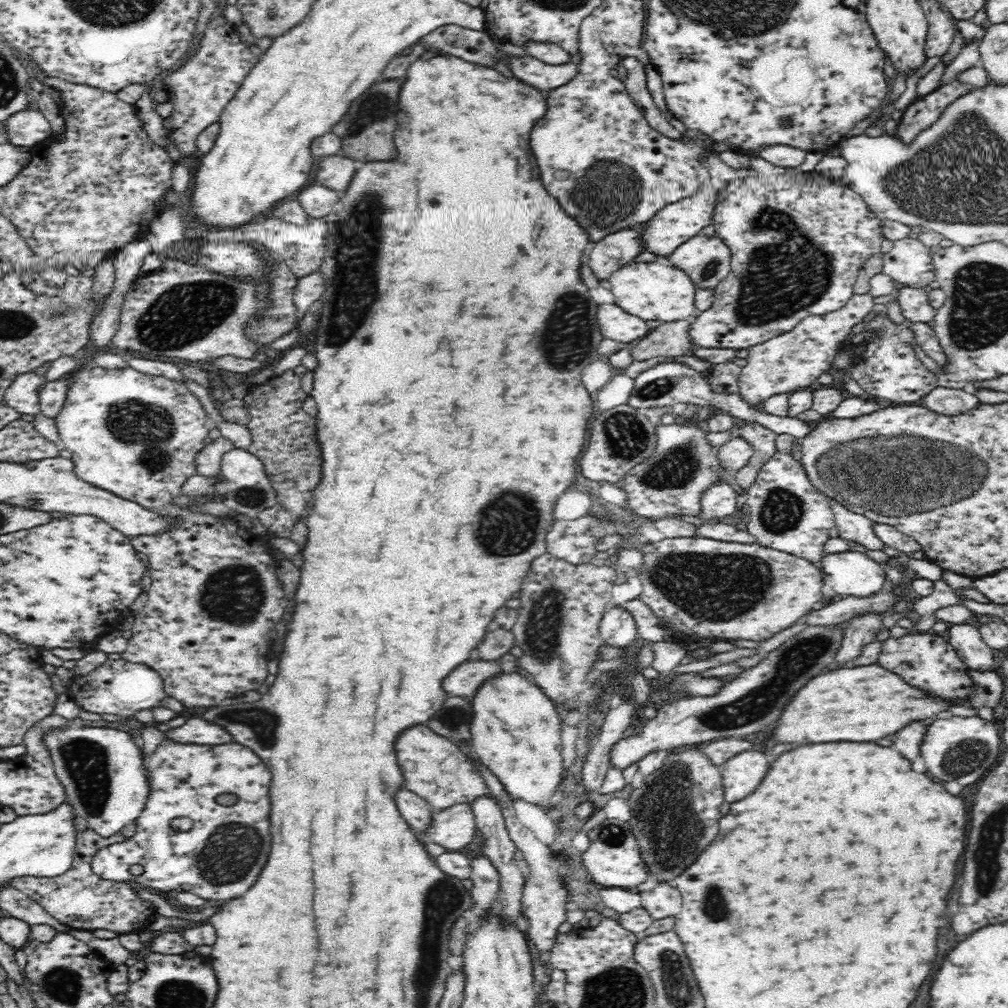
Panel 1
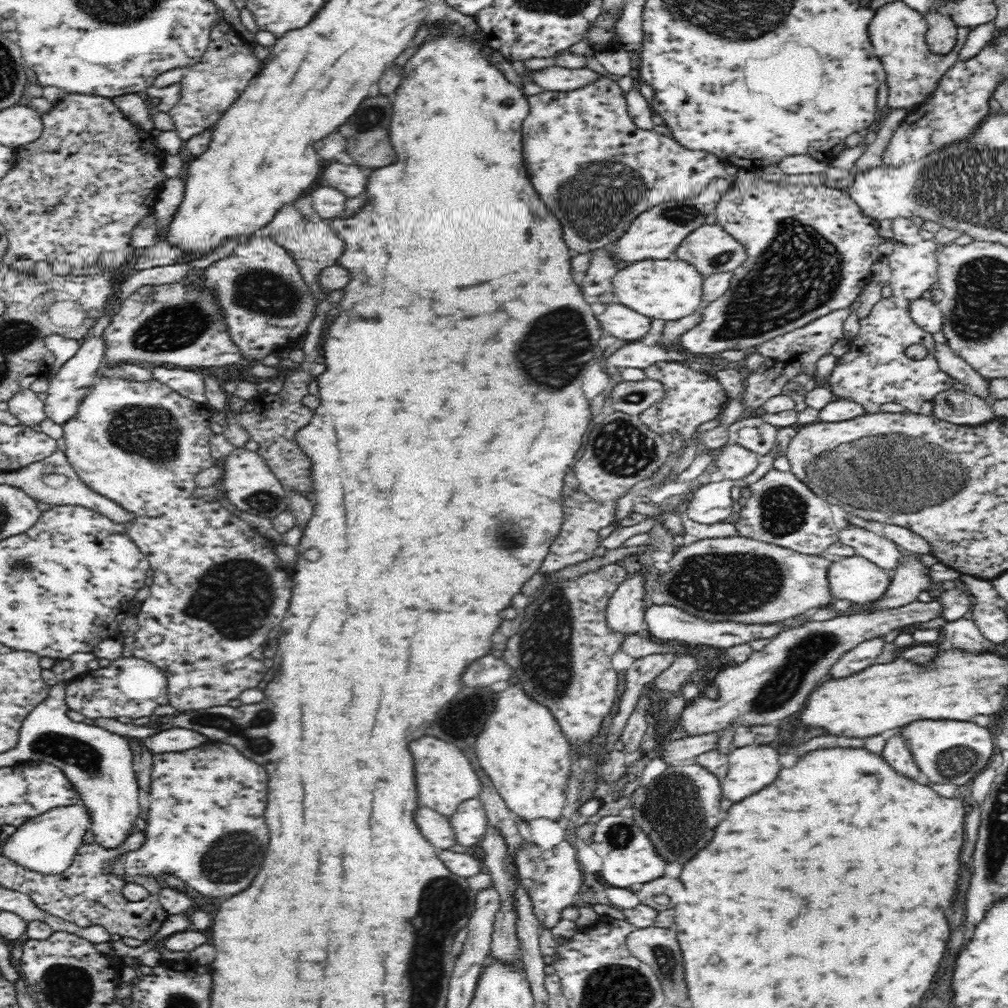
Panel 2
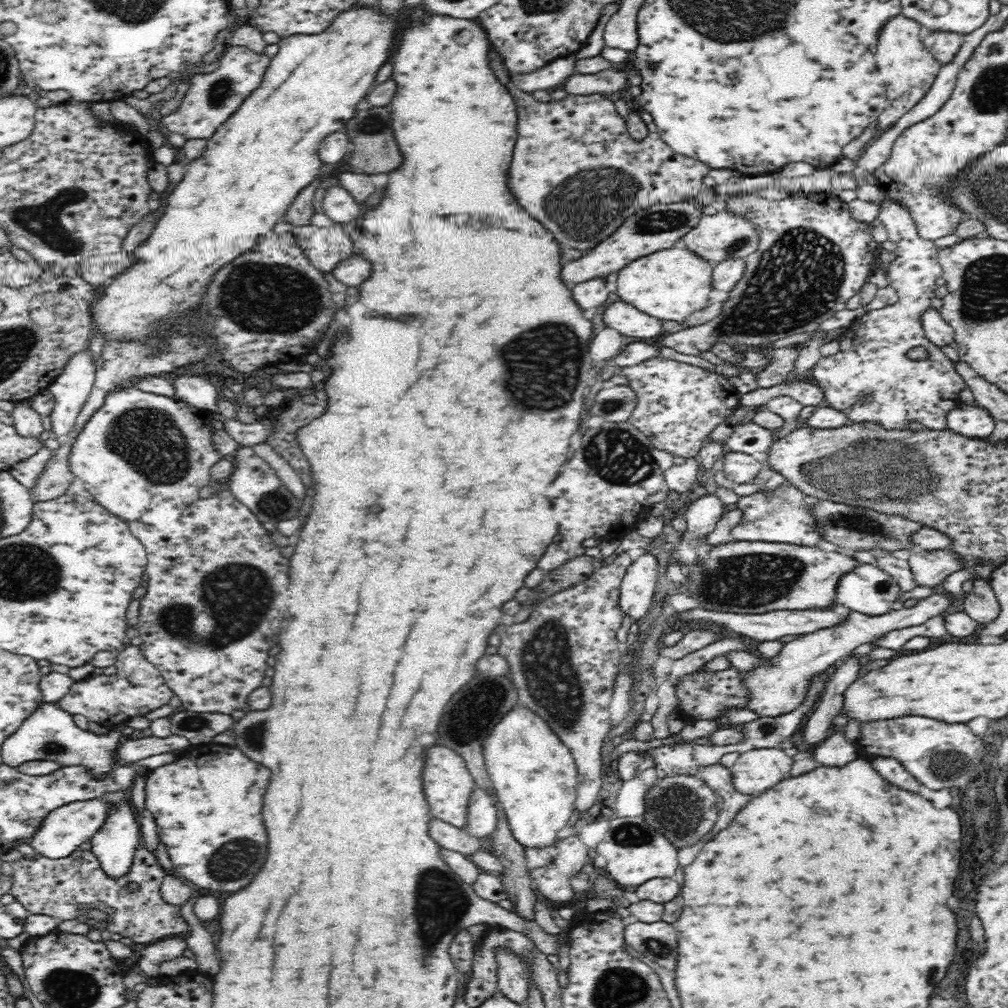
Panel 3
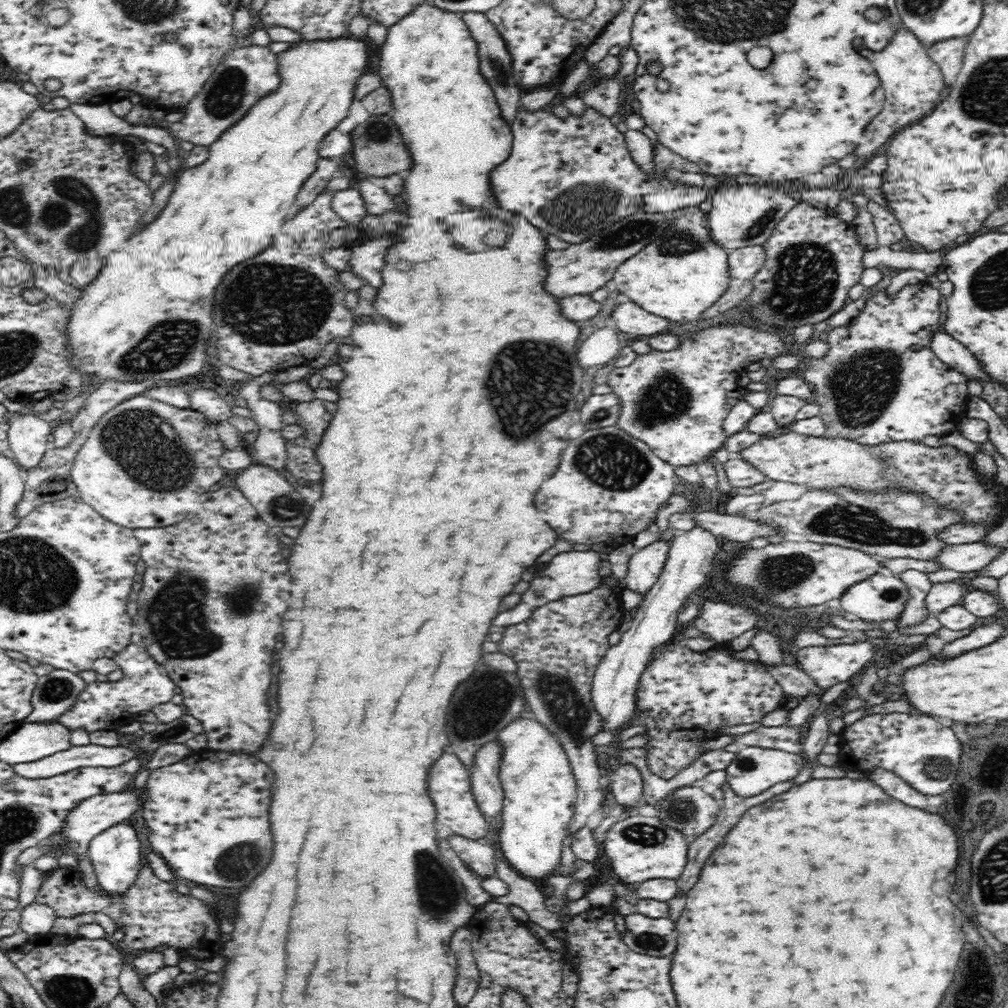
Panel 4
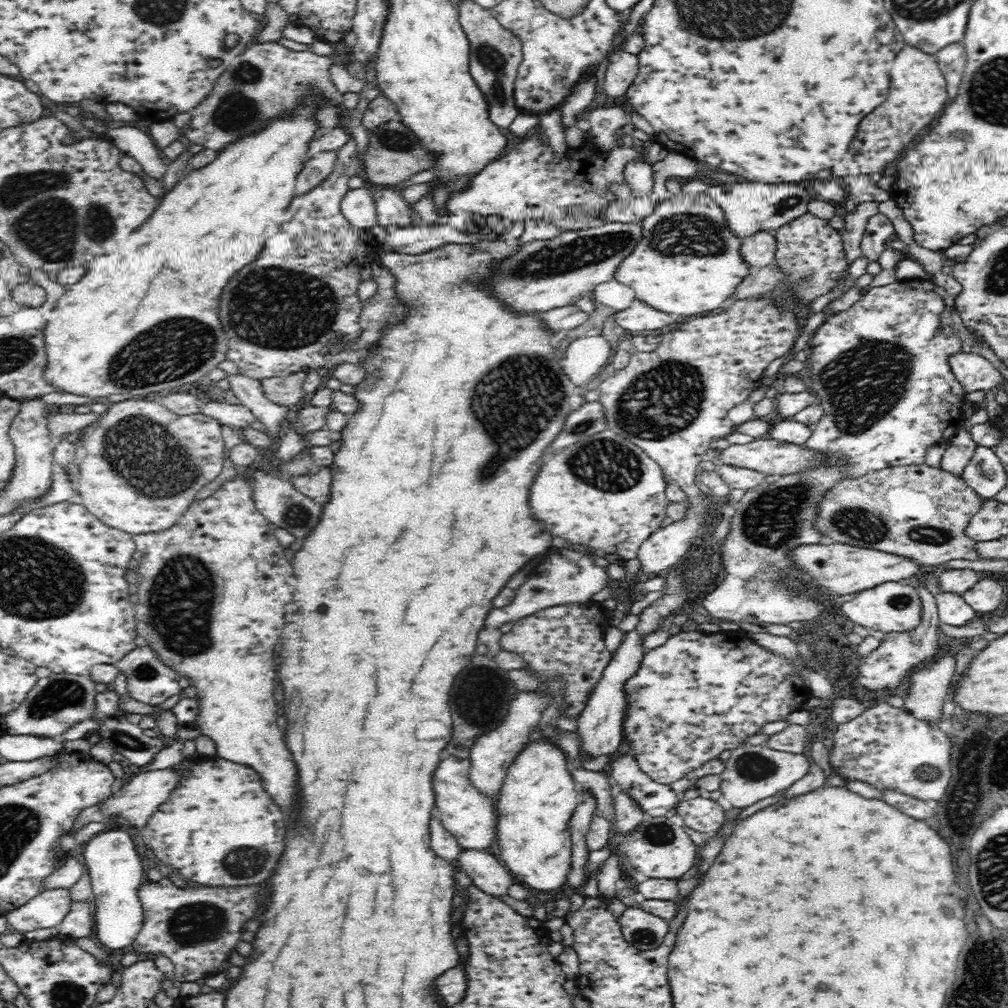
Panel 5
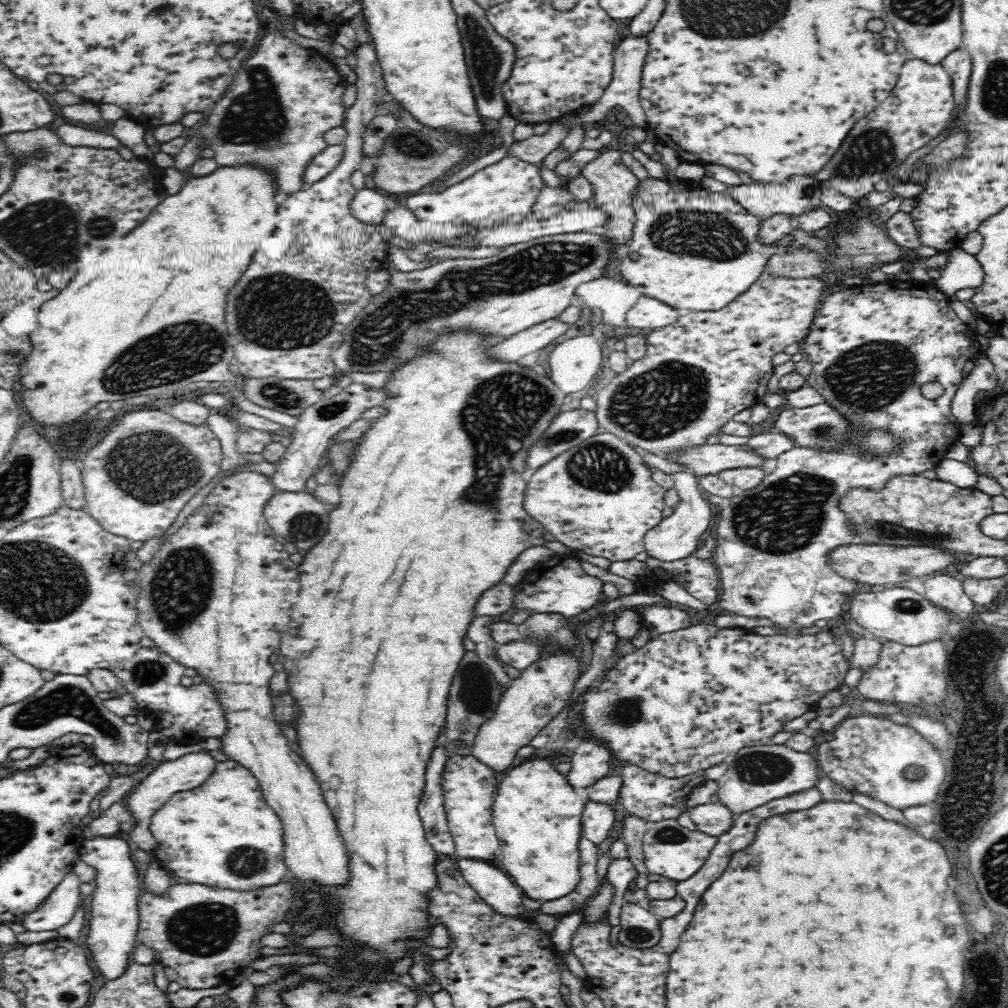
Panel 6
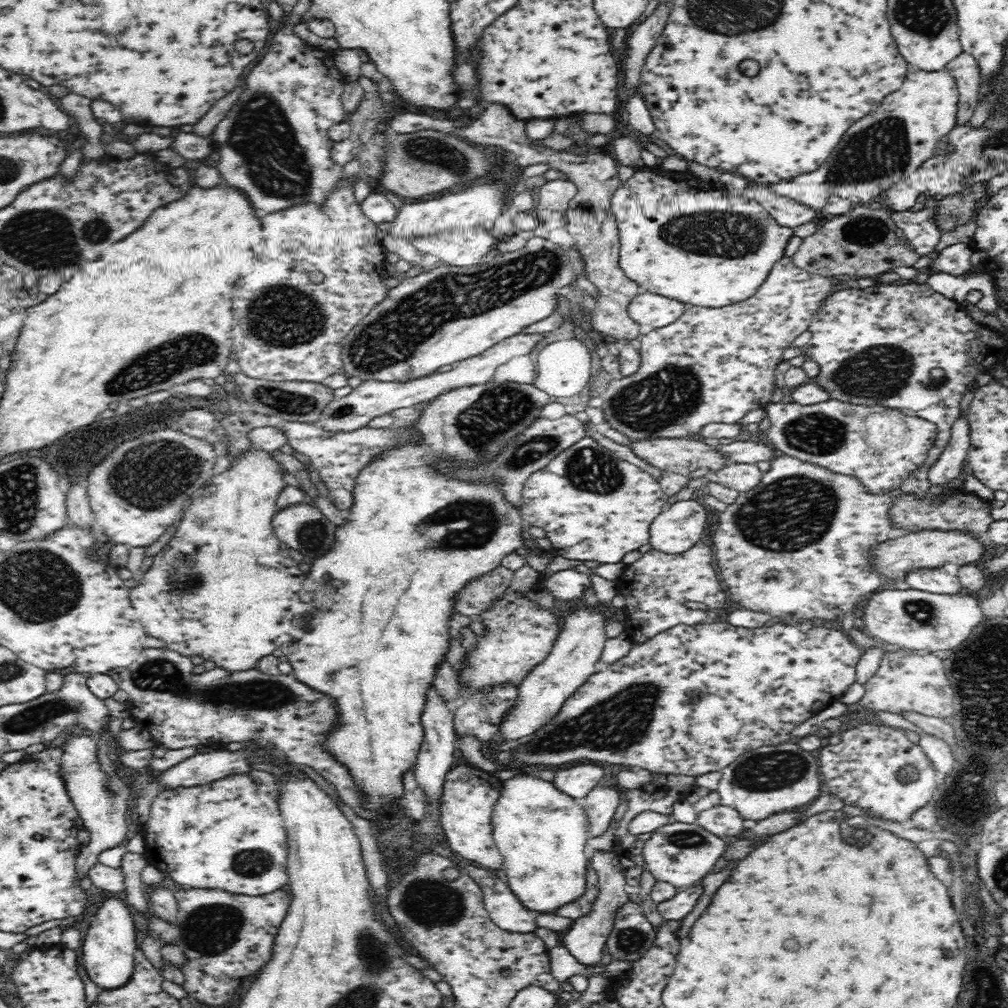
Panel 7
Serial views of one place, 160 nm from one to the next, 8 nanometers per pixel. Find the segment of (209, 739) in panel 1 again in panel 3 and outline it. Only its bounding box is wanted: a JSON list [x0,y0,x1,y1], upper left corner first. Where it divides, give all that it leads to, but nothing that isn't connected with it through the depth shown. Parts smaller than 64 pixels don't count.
[117,734,190,764]

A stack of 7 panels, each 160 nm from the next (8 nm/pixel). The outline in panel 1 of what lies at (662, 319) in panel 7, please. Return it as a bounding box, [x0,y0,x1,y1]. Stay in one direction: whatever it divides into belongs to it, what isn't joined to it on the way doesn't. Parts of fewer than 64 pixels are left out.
[596,303,650,343]

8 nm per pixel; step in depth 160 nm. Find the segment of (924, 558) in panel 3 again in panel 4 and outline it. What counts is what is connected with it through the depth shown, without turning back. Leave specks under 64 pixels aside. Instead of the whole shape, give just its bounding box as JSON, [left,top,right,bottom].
[932,542,998,572]

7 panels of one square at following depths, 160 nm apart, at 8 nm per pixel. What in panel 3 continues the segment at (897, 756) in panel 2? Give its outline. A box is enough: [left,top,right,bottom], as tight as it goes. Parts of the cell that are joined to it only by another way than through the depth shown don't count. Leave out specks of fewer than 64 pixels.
[868,756,934,804]

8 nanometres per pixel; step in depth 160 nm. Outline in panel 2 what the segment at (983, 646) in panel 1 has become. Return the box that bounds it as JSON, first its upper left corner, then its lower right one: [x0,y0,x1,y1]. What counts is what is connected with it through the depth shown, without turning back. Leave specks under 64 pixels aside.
[940,618,986,655]

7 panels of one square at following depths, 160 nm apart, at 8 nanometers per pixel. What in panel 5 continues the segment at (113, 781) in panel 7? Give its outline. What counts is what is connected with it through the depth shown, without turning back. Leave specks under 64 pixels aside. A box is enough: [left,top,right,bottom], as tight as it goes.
[7,889,73,932]

